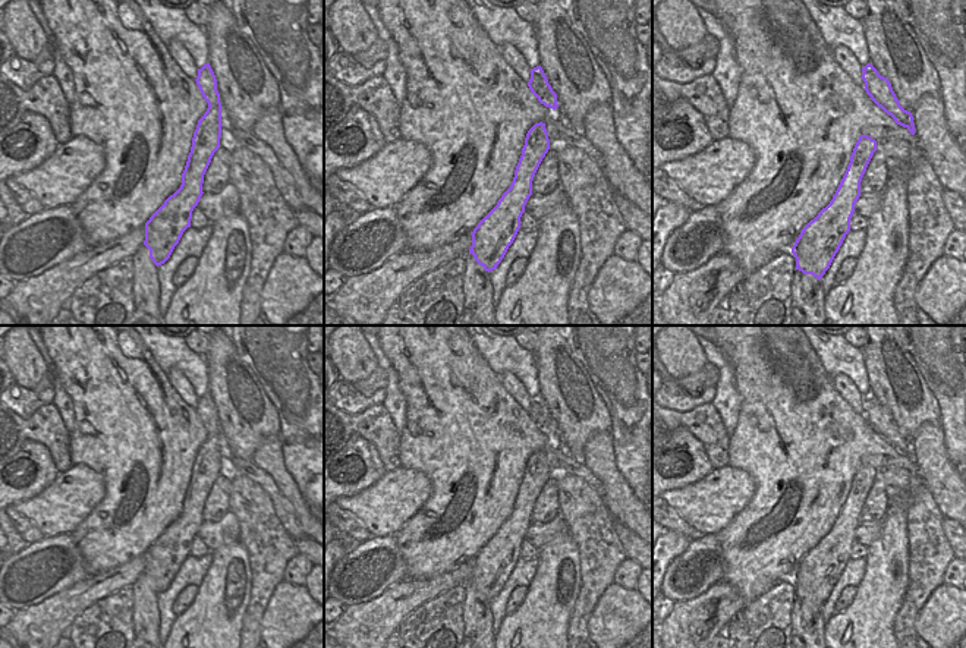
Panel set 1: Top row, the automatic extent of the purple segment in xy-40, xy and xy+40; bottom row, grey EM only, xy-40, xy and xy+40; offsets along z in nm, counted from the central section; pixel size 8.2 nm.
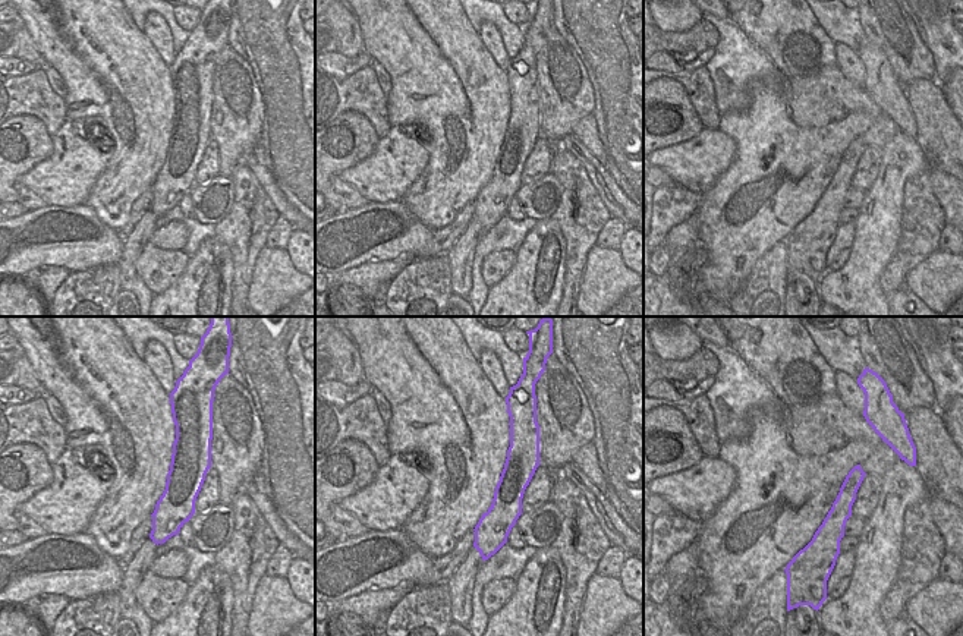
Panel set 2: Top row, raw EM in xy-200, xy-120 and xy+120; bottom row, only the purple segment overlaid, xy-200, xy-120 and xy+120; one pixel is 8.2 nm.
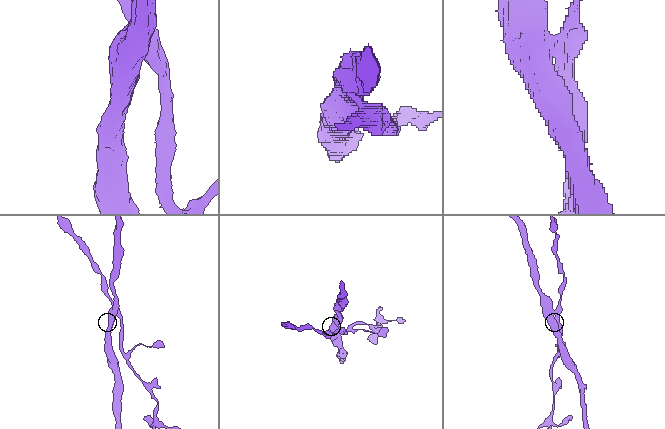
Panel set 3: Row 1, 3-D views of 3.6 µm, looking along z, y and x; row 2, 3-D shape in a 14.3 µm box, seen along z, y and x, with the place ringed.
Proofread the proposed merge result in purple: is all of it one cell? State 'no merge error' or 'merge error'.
merge error

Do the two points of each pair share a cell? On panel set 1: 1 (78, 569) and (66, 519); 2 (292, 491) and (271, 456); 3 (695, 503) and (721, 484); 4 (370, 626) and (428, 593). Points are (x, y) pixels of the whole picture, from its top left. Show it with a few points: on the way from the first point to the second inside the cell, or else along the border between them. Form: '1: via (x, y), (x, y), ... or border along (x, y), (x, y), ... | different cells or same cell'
1: border along (69, 532), (44, 538) | different cells
2: via (285, 483), (273, 465) | same cell
3: via (701, 503), (716, 490) | same cell
4: via (384, 613), (414, 593) | same cell

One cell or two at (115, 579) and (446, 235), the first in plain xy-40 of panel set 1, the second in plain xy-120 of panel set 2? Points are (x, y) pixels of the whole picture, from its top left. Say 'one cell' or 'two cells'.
one cell

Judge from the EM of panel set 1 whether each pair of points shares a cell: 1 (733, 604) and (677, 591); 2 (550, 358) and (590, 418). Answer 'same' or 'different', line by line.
1: different
2: same

